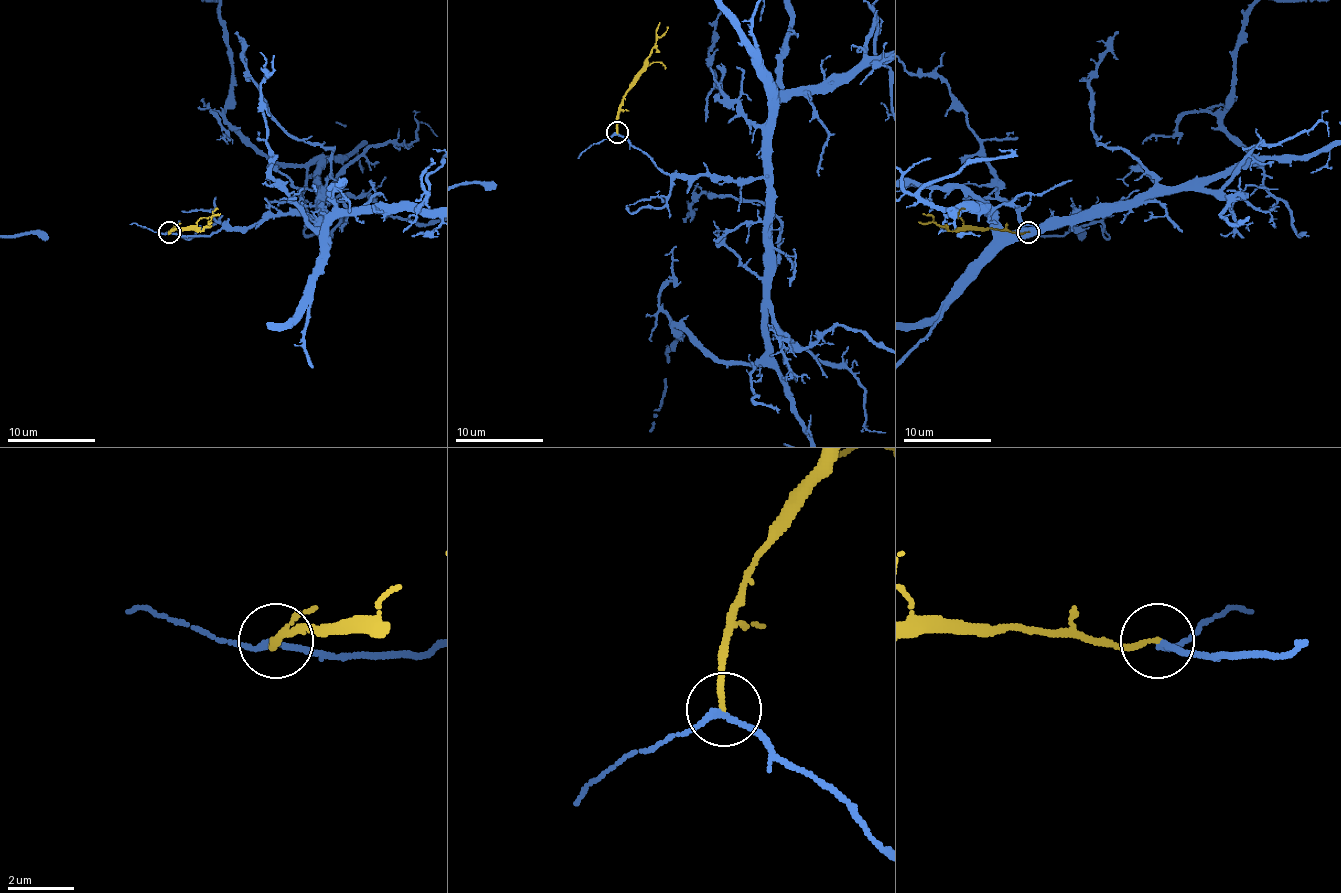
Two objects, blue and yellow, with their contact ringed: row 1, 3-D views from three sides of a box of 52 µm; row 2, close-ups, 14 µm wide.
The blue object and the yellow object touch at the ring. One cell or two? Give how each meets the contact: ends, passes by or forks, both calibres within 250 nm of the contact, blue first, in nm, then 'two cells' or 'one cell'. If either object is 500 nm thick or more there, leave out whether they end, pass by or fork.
blue passes by; yellow ends there; 160 nm thick on the blue side, 160 nm on the other; two cells

